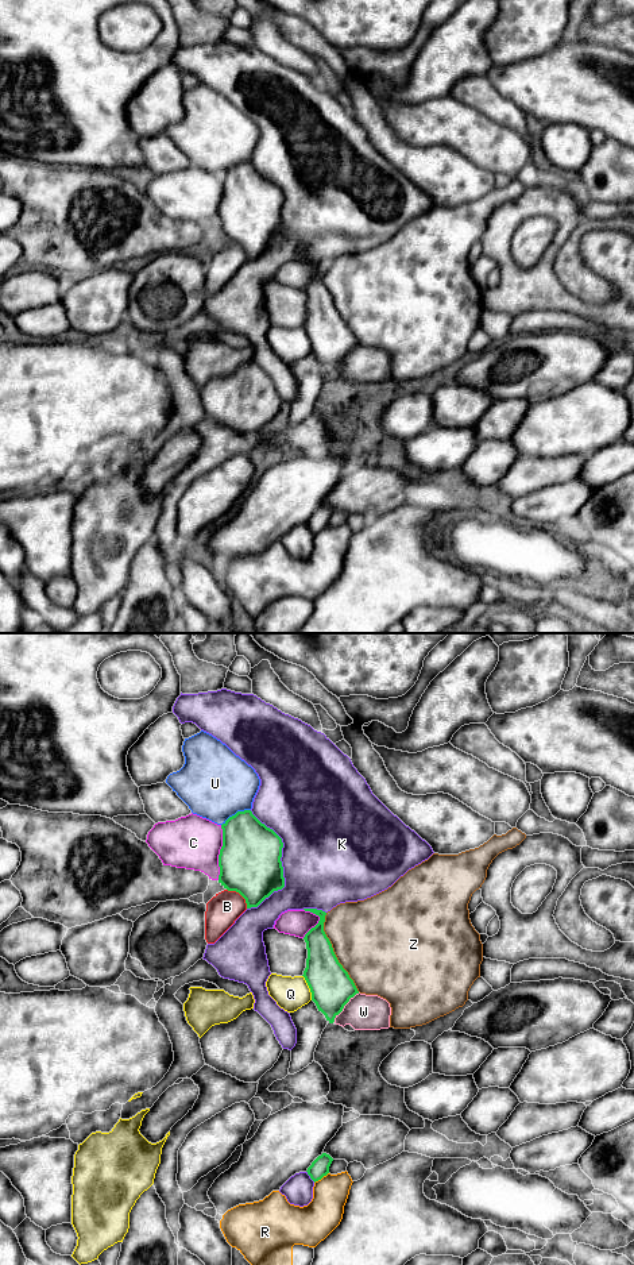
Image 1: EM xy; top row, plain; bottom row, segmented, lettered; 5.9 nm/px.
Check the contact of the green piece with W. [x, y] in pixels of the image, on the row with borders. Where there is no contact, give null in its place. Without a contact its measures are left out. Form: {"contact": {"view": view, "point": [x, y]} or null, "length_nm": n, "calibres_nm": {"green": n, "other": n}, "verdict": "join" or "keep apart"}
{"contact": {"view": "xy", "point": [344, 1005]}, "length_nm": 240, "calibres_nm": {"green": 260, "other": 220}, "verdict": "join"}

